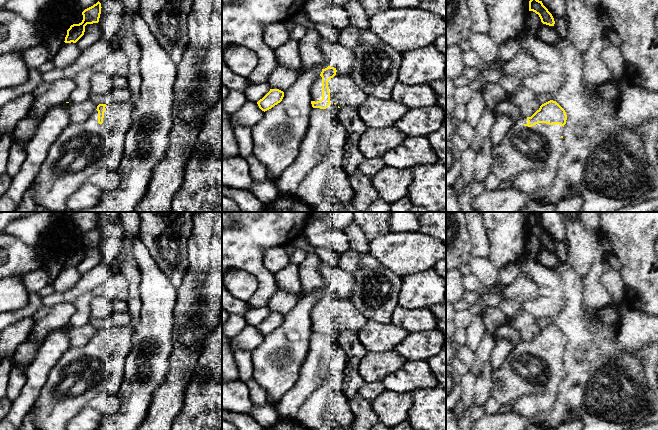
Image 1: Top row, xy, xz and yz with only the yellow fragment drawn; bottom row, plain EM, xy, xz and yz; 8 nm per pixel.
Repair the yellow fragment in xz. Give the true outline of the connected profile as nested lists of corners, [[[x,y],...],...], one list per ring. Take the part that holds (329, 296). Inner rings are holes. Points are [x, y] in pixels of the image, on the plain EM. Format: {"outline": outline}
{"outline": [[[328,290],[322,293],[311,312],[313,332],[326,333],[332,326],[338,330],[357,332],[368,319],[354,306],[350,299],[339,297]]]}

